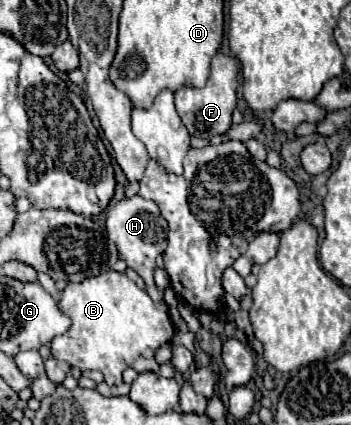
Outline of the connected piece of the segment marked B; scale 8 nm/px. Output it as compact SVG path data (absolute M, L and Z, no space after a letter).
M108 270L104 274L86 278L84 282L68 282L60 300L58 300L62 312L66 316L70 316L72 320L72 328L62 334L56 336L52 340L52 356L58 360L68 362L70 366L80 368L82 372L86 370L98 370L104 374L104 380L108 386L114 384L122 384L122 372L124 368L132 366L132 362L138 356L144 358L154 358L154 352L172 340L174 336L174 328L172 328L172 320L168 314L168 306L164 302L154 302L146 290L138 288L136 282L132 282L130 278L126 278L126 274L120 274L116 270Z

